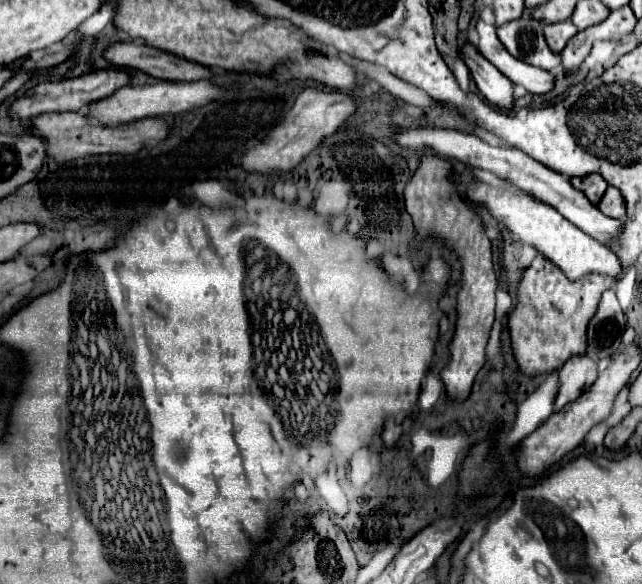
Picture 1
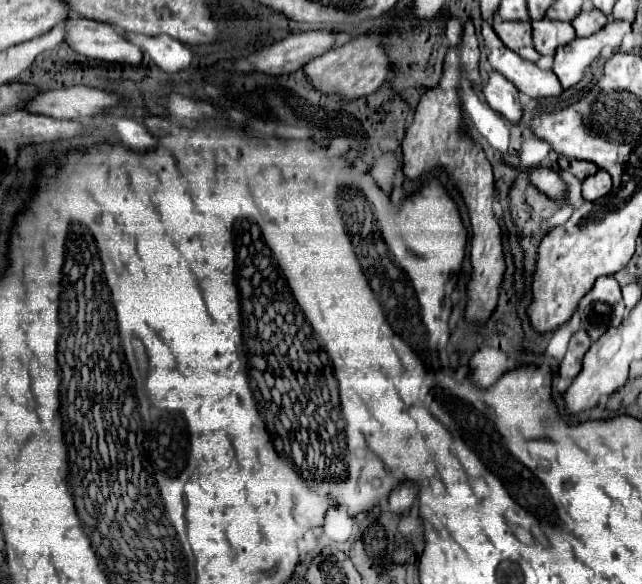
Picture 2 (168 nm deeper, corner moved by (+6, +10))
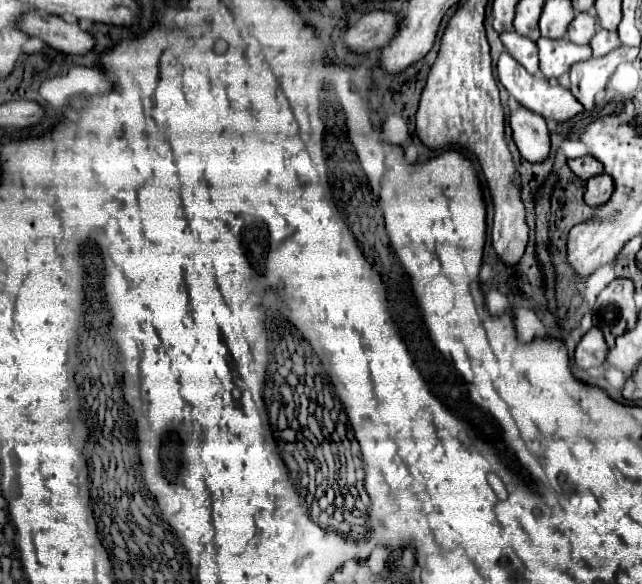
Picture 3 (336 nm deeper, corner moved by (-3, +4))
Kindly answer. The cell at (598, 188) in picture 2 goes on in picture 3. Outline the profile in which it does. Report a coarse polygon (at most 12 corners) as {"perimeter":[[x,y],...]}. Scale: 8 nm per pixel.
{"perimeter":[[608,174],[586,182],[584,202],[592,208],[606,204],[614,192]]}

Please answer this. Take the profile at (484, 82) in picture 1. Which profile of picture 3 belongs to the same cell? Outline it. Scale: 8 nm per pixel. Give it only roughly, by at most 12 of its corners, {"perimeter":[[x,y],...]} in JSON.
{"perimeter":[[526,108],[512,114],[514,142],[524,160],[550,156],[546,120]]}

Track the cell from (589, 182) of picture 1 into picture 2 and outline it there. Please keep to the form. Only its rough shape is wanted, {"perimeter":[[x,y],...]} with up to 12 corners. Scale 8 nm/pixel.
{"perimeter":[[559,156],[563,172],[579,180],[599,170],[593,162]]}

